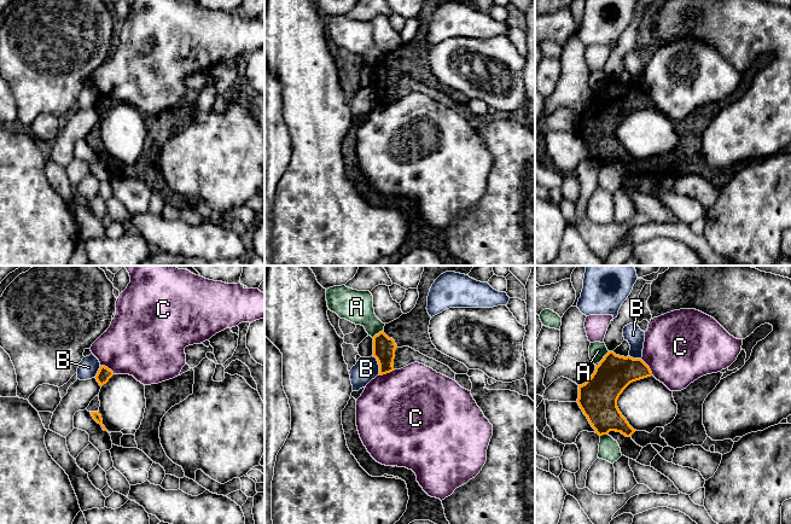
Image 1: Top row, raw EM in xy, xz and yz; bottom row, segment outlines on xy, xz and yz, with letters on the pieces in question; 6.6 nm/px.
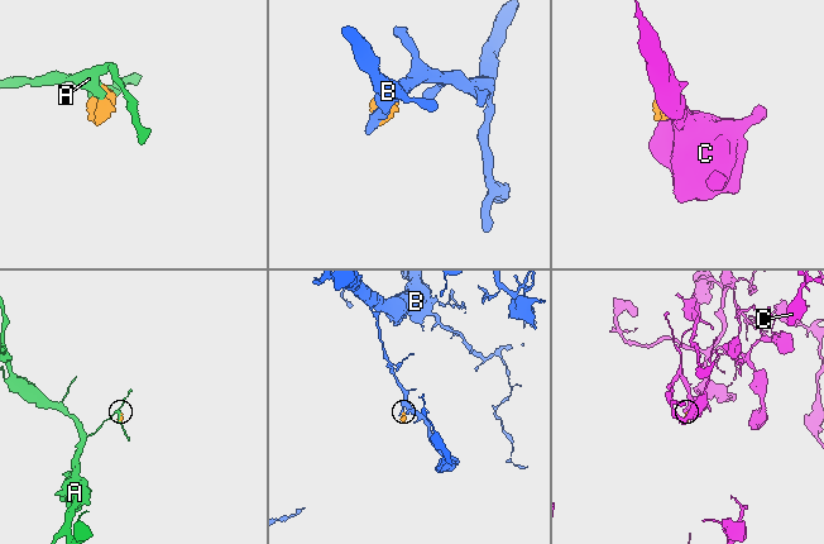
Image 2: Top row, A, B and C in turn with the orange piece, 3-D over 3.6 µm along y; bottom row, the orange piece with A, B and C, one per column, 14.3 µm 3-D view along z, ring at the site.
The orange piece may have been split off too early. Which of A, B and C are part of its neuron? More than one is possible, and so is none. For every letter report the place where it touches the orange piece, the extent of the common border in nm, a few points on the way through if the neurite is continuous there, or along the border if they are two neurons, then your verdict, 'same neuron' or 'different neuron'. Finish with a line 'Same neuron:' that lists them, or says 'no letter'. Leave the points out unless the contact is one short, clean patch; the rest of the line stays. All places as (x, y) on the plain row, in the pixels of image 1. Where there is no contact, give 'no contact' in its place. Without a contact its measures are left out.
A: meets orange in yz at (604, 87); contact 110 nm long; different neuron
B: meets orange in xz at (378, 93); contact 130 nm long; border along xz (372, 86), (377, 91), (378, 104); different neuron
C: meets orange in xz at (387, 102); contact 130 nm long; border along xz (395, 99), (378, 105); different neuron
Same neuron: no letter

